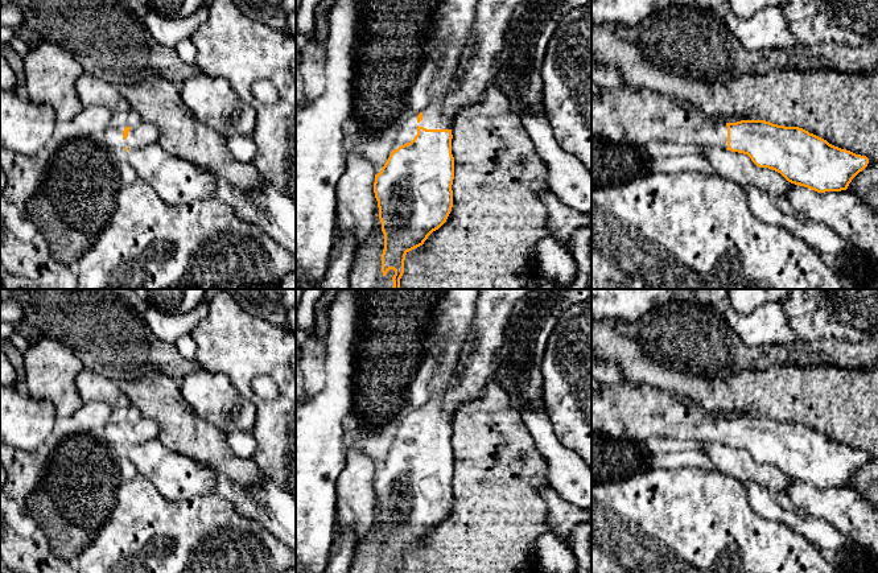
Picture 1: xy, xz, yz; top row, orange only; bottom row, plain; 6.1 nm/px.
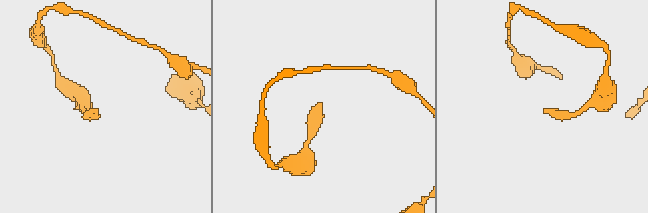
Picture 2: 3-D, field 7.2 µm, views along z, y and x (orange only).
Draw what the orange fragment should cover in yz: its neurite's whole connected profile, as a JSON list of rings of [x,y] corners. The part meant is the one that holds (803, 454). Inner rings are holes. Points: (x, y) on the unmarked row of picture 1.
[[[626,382],[598,386],[591,392],[591,430],[611,440],[643,442],[648,438],[680,438],[712,441],[747,450],[759,463],[780,469],[788,478],[817,489],[846,486],[852,475],[862,467],[869,454],[841,445],[799,422],[784,422],[766,416],[741,416],[712,420],[696,407],[648,386]]]

